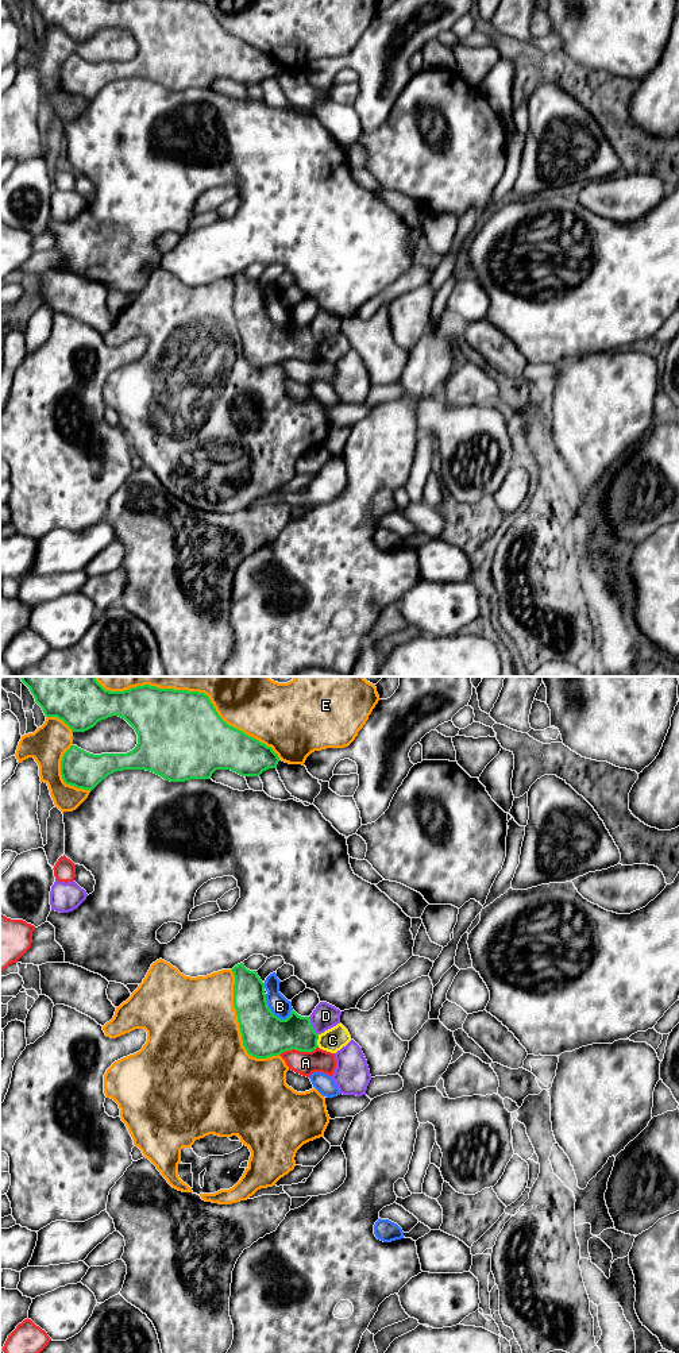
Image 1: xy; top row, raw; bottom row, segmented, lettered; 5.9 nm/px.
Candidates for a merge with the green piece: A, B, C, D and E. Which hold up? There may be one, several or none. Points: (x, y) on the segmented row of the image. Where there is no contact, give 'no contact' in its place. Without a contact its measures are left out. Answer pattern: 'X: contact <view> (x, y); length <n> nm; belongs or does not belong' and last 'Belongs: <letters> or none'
A: contact xy (297, 1049); length 220 nm; does not belong
B: contact xy (272, 1013); length 200 nm; does not belong
C: contact xy (317, 1039); length 70 nm; does not belong
D: contact xy (312, 1026); length 130 nm; does not belong
E: contact xy (191, 692); length 1200 nm; does not belong
Belongs: none

